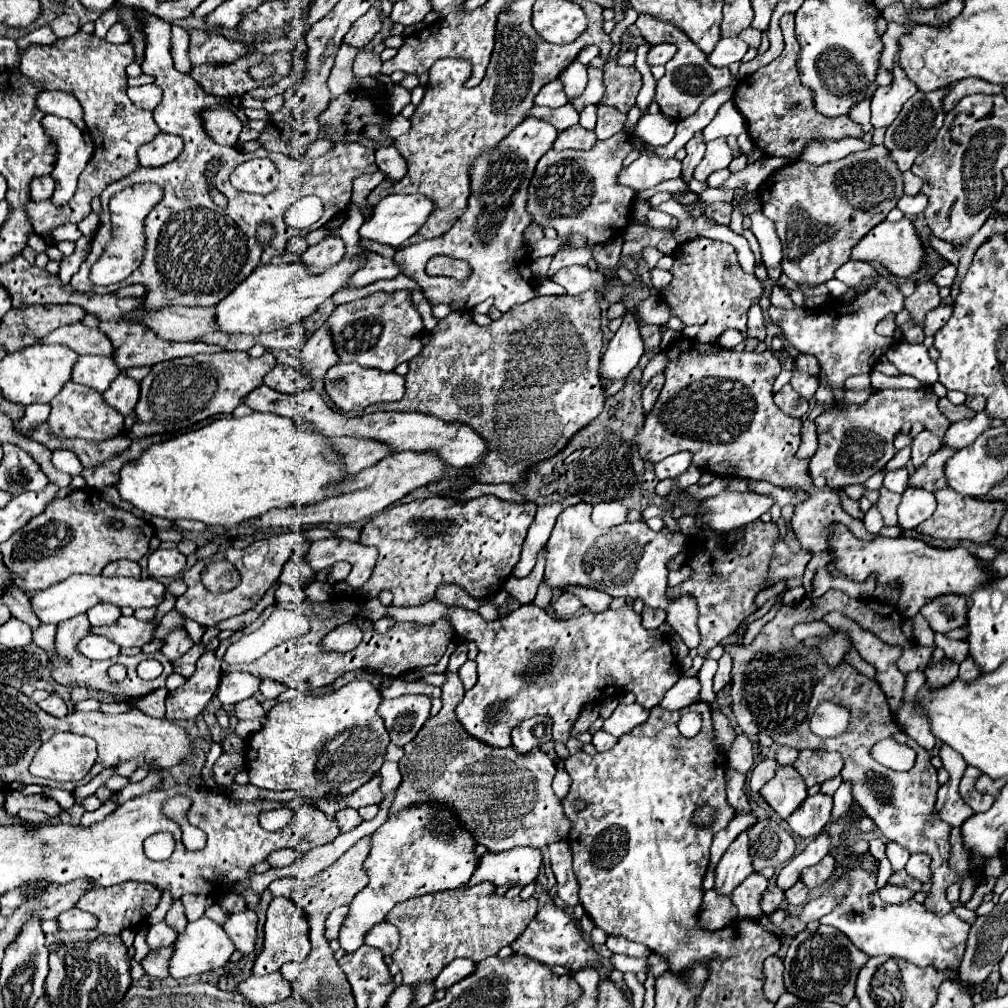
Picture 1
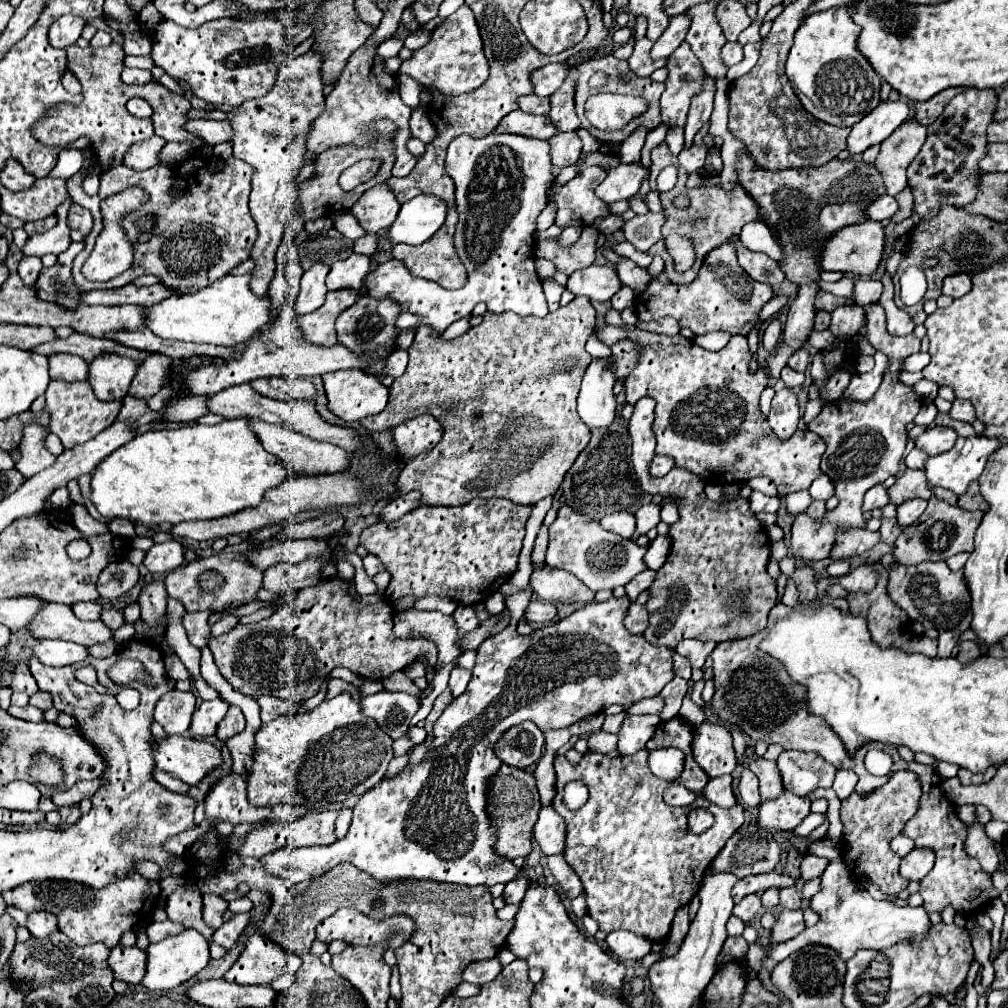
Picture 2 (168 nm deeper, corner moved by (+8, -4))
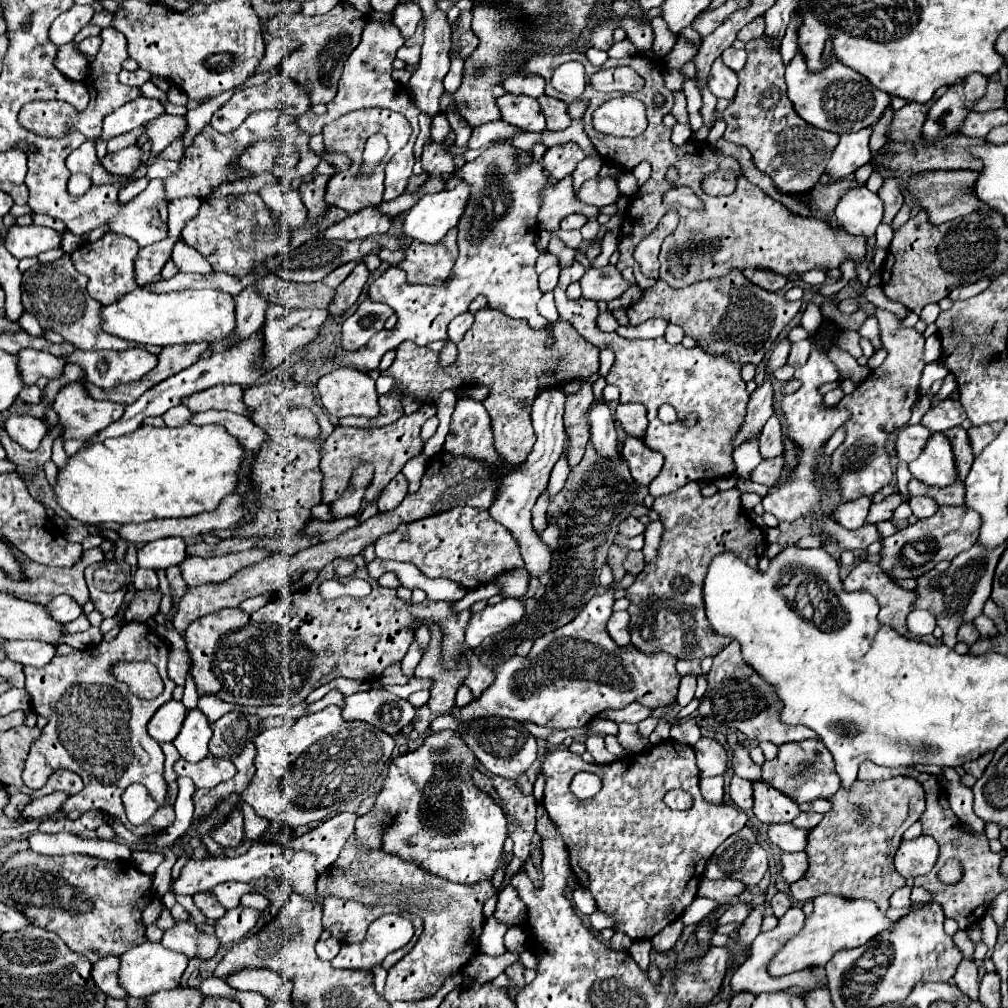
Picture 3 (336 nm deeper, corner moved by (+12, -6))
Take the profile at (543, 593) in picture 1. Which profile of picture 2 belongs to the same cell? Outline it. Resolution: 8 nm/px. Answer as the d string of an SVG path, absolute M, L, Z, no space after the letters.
M540 527L536 543L534 543L534 551L532 551L532 563L536 567L544 565L544 553L546 553L546 545L548 545L548 527Z

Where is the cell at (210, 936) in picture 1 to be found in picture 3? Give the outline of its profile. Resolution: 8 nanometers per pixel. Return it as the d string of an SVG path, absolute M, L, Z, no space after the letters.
M142 943L124 955L120 955L120 983L132 997L148 997L162 989L178 987L184 969L188 967L188 957L180 955L178 951L166 949L162 943Z

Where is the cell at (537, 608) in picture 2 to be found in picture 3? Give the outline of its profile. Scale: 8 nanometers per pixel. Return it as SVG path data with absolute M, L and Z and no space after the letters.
M502 599L492 607L488 605L482 613L470 617L470 623L466 627L466 643L472 649L478 647L488 635L520 623L520 619L524 619L524 611L526 607L520 599Z

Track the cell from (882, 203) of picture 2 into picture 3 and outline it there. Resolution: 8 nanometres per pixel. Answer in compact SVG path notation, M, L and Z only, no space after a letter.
M866 187L848 191L836 207L836 223L852 235L874 235L884 215L884 203Z

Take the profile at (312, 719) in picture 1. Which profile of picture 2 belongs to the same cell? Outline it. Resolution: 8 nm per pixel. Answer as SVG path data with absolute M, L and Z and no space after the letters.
M342 693L330 701L322 701L316 709L296 715L284 715L270 723L264 723L256 733L258 757L252 765L252 777L248 781L248 801L256 807L268 805L300 805L306 807L306 813L322 813L334 809L350 797L360 797L386 775L388 763L394 757L392 739L372 721L360 713L360 705L348 695Z

